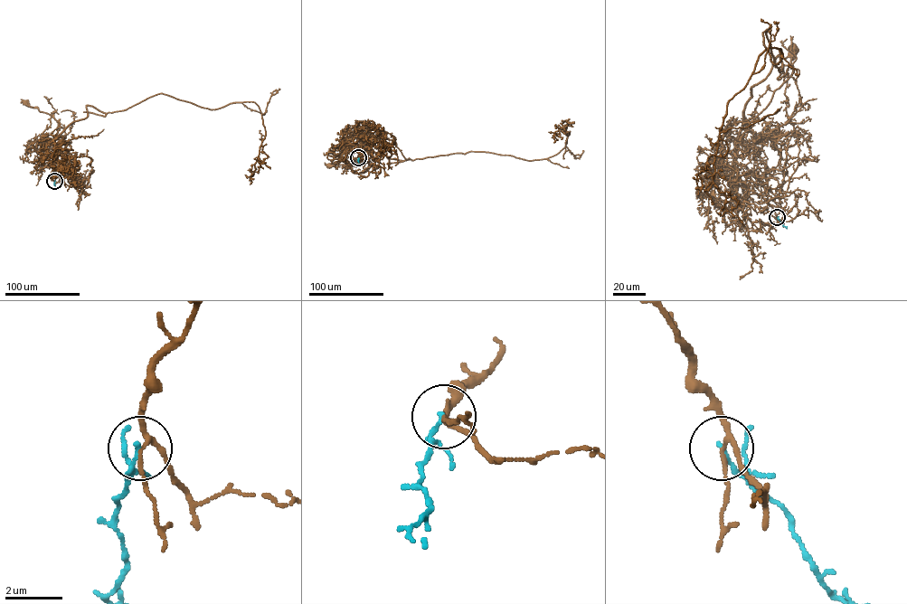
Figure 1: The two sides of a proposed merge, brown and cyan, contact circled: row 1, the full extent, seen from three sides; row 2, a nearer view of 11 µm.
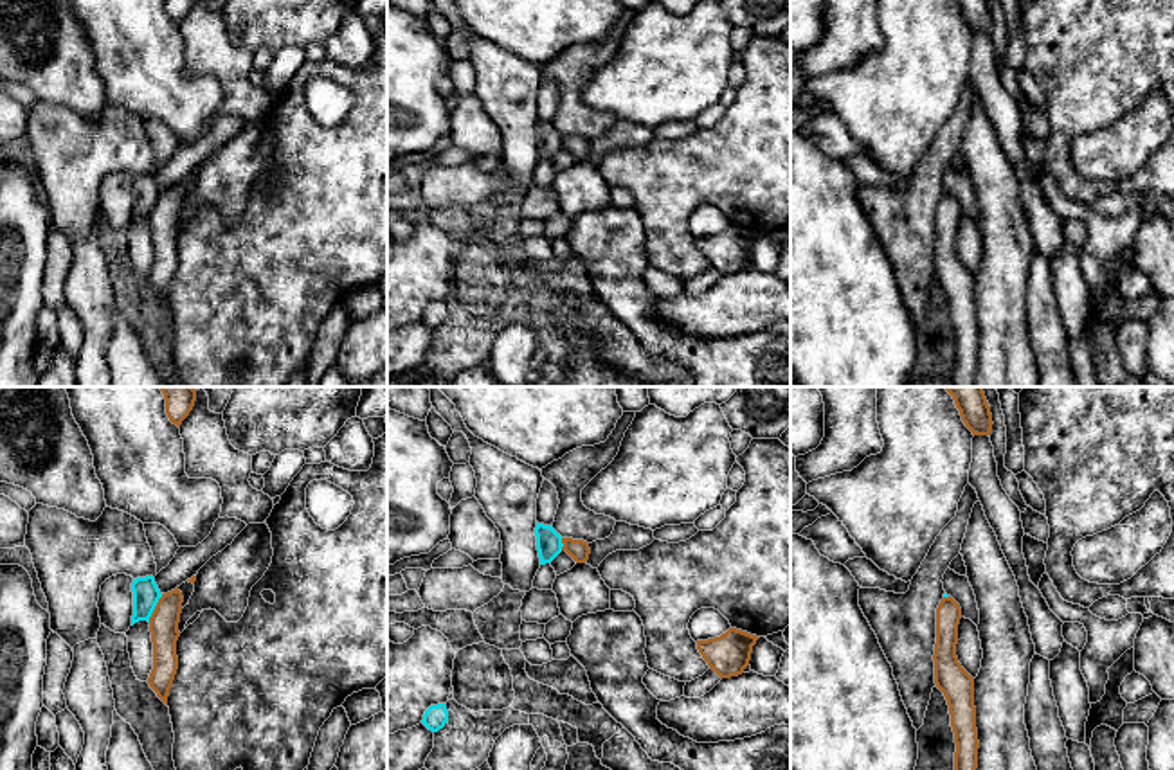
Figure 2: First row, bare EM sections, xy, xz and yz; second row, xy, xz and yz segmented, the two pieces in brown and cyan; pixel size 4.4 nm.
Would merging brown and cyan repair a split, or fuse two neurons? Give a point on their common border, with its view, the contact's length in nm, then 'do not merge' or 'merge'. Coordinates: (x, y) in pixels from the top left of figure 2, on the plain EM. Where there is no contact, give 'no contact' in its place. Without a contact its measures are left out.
xy (155, 205) | 140 nm | do not merge

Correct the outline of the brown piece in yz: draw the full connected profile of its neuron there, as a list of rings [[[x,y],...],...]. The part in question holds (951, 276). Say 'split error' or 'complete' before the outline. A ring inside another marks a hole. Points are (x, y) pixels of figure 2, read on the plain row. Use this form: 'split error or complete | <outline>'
complete | [[[951,192],[944,194],[936,205],[935,281],[947,297],[954,329],[953,381],[956,387],[974,387],[980,338],[974,275],[962,264],[956,254],[960,216],[960,201]]]

